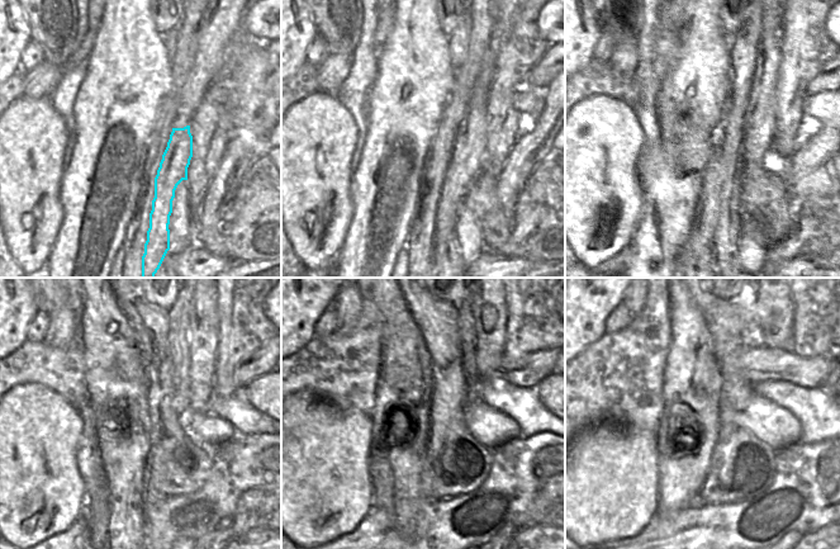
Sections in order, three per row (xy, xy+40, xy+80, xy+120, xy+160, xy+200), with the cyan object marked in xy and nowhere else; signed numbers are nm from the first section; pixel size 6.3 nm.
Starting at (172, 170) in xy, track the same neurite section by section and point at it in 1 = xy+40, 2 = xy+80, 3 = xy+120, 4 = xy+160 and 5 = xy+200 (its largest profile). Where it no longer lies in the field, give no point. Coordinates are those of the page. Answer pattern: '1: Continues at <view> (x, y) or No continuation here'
1: Continues at xy+40 (470, 142)
2: Continues at xy+80 (760, 122)
3: Continues at xy+120 (204, 304)
4: Continues at xy+160 (489, 310)
5: Continues at xy+200 (772, 311)

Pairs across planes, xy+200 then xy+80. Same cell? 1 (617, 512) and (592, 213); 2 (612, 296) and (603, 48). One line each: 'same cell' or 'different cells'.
1: same cell
2: different cells

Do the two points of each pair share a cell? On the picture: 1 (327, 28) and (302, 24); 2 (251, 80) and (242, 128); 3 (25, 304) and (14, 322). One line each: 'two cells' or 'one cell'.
1: two cells
2: one cell
3: one cell

